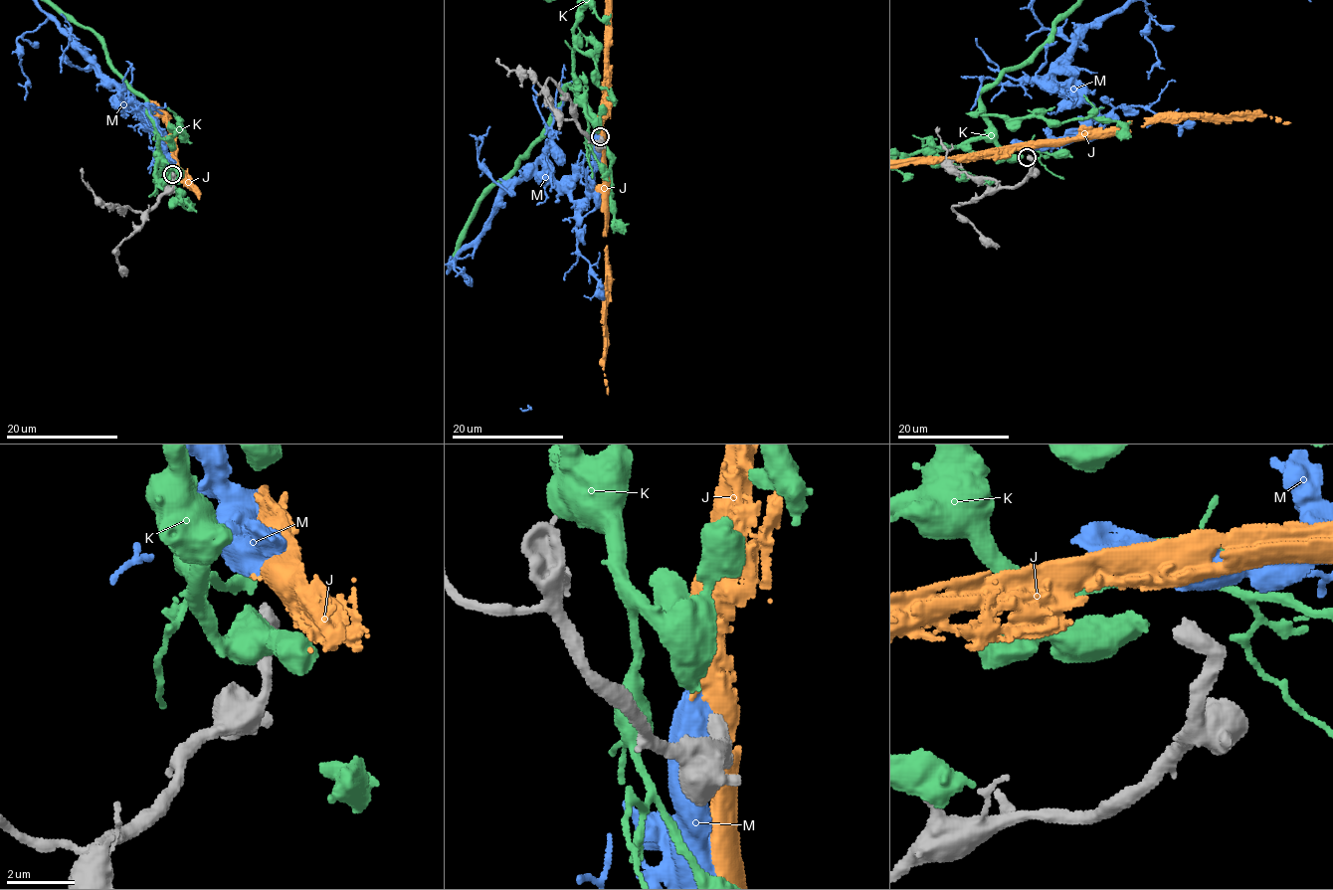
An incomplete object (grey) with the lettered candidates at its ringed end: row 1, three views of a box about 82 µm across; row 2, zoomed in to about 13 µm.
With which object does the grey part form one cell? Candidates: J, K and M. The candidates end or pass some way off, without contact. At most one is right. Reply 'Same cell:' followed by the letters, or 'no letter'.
Same cell: K

